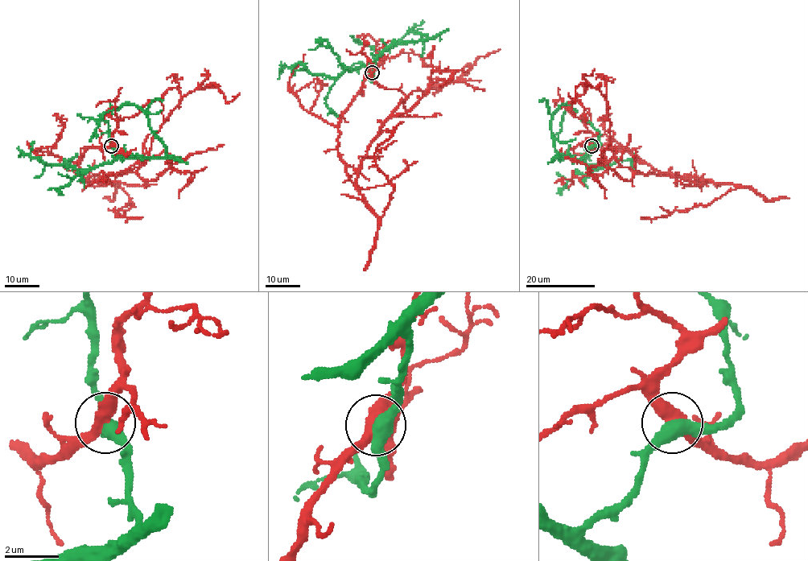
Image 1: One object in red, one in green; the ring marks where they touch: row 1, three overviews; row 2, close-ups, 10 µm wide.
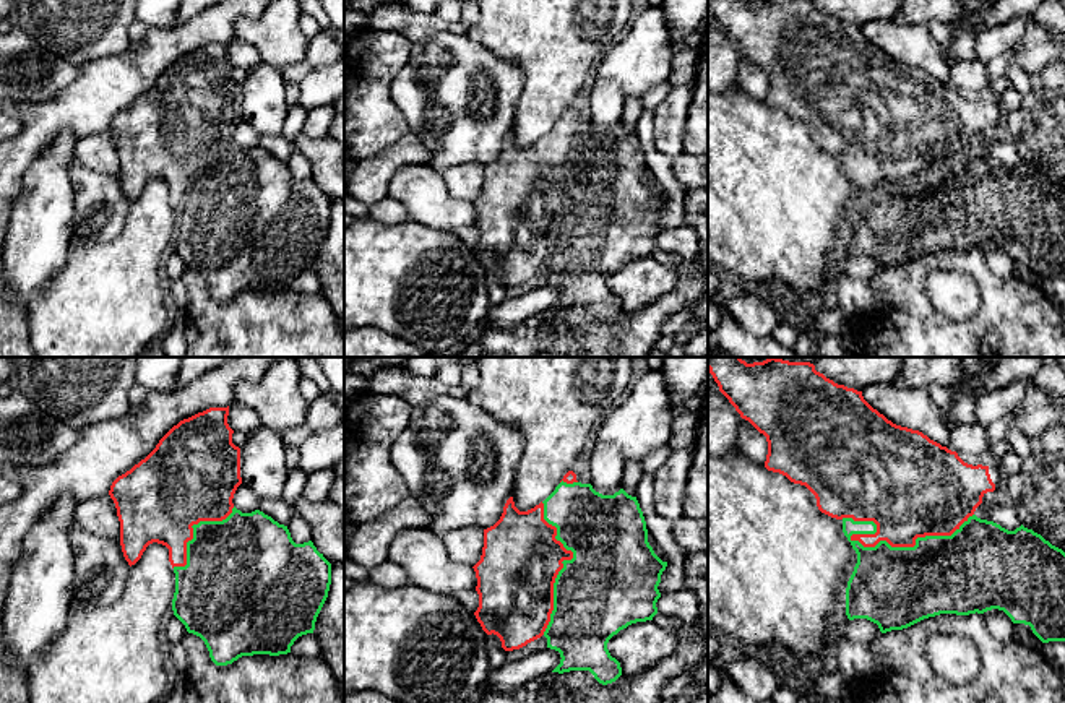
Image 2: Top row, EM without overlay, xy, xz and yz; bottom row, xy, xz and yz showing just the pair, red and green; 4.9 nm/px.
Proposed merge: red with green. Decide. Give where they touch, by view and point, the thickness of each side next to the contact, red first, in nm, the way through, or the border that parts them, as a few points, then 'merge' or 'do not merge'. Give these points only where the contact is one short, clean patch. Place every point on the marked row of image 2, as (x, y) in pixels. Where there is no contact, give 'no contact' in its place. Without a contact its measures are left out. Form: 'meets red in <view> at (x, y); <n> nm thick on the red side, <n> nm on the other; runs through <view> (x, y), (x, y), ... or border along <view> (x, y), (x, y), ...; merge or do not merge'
meets red in yz at (880, 539); 420 nm thick on the red side, 400 nm on the other; do not merge

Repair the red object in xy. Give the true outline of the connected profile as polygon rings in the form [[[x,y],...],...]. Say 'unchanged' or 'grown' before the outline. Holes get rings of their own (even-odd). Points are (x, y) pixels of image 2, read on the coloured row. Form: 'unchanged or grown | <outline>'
unchanged | [[[209,408],[174,425],[156,448],[109,490],[120,521],[120,546],[135,565],[153,542],[169,549],[174,567],[187,565],[193,524],[222,521],[234,508],[240,448],[232,443],[227,408]]]

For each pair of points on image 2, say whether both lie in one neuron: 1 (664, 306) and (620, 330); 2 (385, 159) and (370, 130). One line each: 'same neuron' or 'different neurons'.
1: same neuron
2: different neurons

